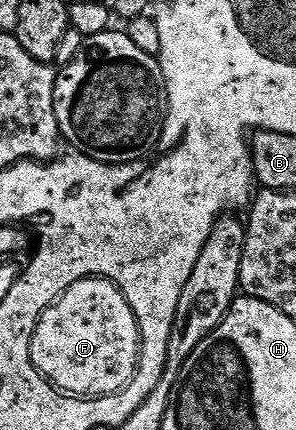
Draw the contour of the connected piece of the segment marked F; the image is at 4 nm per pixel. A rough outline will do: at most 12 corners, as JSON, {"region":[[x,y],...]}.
{"region":[[57,300],[32,366],[75,403],[122,396],[136,314]]}

